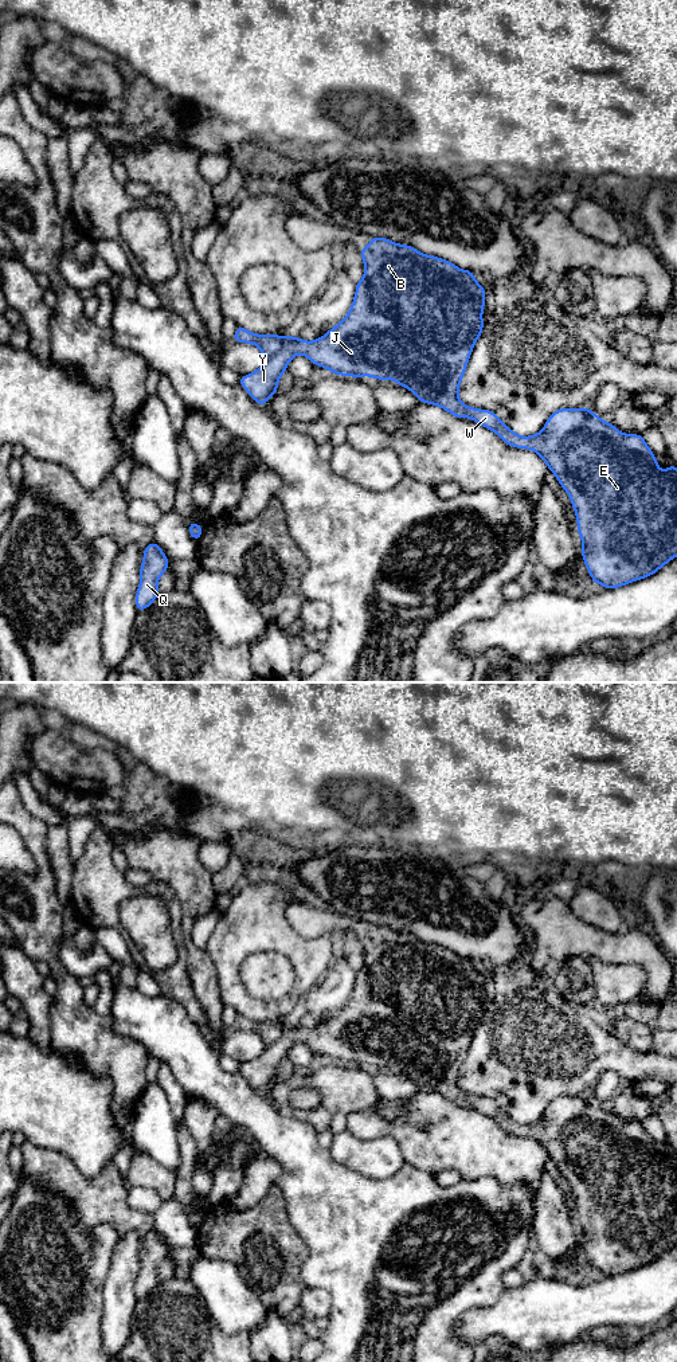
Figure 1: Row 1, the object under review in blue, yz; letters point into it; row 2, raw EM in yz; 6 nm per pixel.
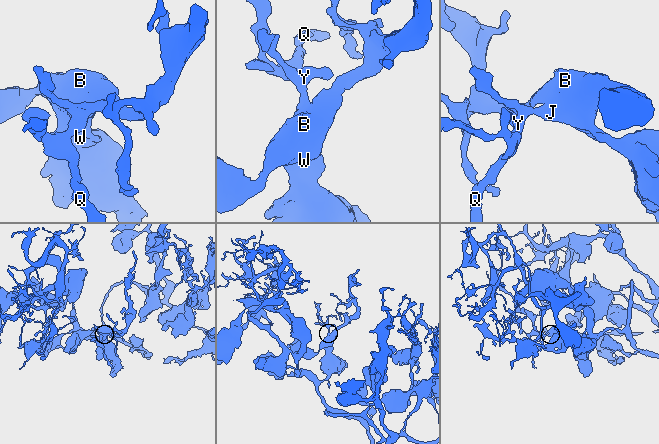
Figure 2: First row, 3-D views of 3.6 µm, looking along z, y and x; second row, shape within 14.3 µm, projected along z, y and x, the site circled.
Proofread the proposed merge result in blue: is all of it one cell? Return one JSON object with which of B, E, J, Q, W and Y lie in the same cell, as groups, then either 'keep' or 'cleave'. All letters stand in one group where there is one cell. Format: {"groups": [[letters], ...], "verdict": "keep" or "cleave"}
{"groups": [["B", "E", "J", "Q", "W", "Y"]], "verdict": "keep"}

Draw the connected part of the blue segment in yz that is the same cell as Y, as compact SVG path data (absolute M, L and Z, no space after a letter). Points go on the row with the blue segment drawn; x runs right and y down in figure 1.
M371 236L371 243L365 248L360 248L359 253L364 259L365 270L363 279L356 283L357 286L351 310L334 328L329 329L329 332L322 337L314 341L302 341L301 337L291 336L281 337L278 334L254 334L242 326L238 326L238 329L235 330L232 341L254 344L262 351L263 355L263 363L261 368L250 375L242 376L239 383L258 404L265 406L270 396L278 392L277 383L279 377L285 373L289 361L300 353L306 356L313 364L324 367L330 372L341 376L355 376L355 377L372 376L377 380L384 379L394 380L399 385L408 388L420 402L439 406L459 419L463 419L463 416L466 415L469 419L494 431L506 445L517 449L533 450L543 458L548 469L556 475L559 484L563 486L563 489L571 498L572 508L575 509L576 513L578 532L583 543L582 557L586 563L586 567L594 583L600 583L606 590L622 587L634 580L645 579L656 574L658 570L661 570L664 564L668 564L672 559L677 556L677 467L673 465L666 467L661 473L660 465L654 458L654 453L649 449L642 435L619 433L611 422L610 423L603 422L599 415L594 415L590 407L587 407L587 408L557 410L549 415L541 431L532 437L520 437L516 433L513 433L506 424L504 424L493 411L466 407L459 400L458 388L462 376L466 371L473 347L477 343L478 337L481 336L484 328L482 310L485 306L486 289L482 287L474 279L473 271L461 270L449 261L433 255L424 255L411 246L396 244L386 238Z

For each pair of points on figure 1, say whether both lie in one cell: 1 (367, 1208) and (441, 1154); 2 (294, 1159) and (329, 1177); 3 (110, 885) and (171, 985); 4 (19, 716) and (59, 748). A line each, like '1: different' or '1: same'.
1: different
2: same
3: same
4: different

